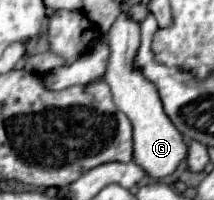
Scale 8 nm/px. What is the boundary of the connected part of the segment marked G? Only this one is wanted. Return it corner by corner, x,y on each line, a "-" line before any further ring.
120,16
108,34
110,44
110,64
104,80
112,88
114,104
130,118
134,126
134,162
140,164
150,176
164,178
176,170
180,160
186,156
186,144
182,140
182,134
176,130
176,126
170,122
170,118
164,114
160,96
150,84
142,72
132,70
132,58
140,44
140,26
126,16

